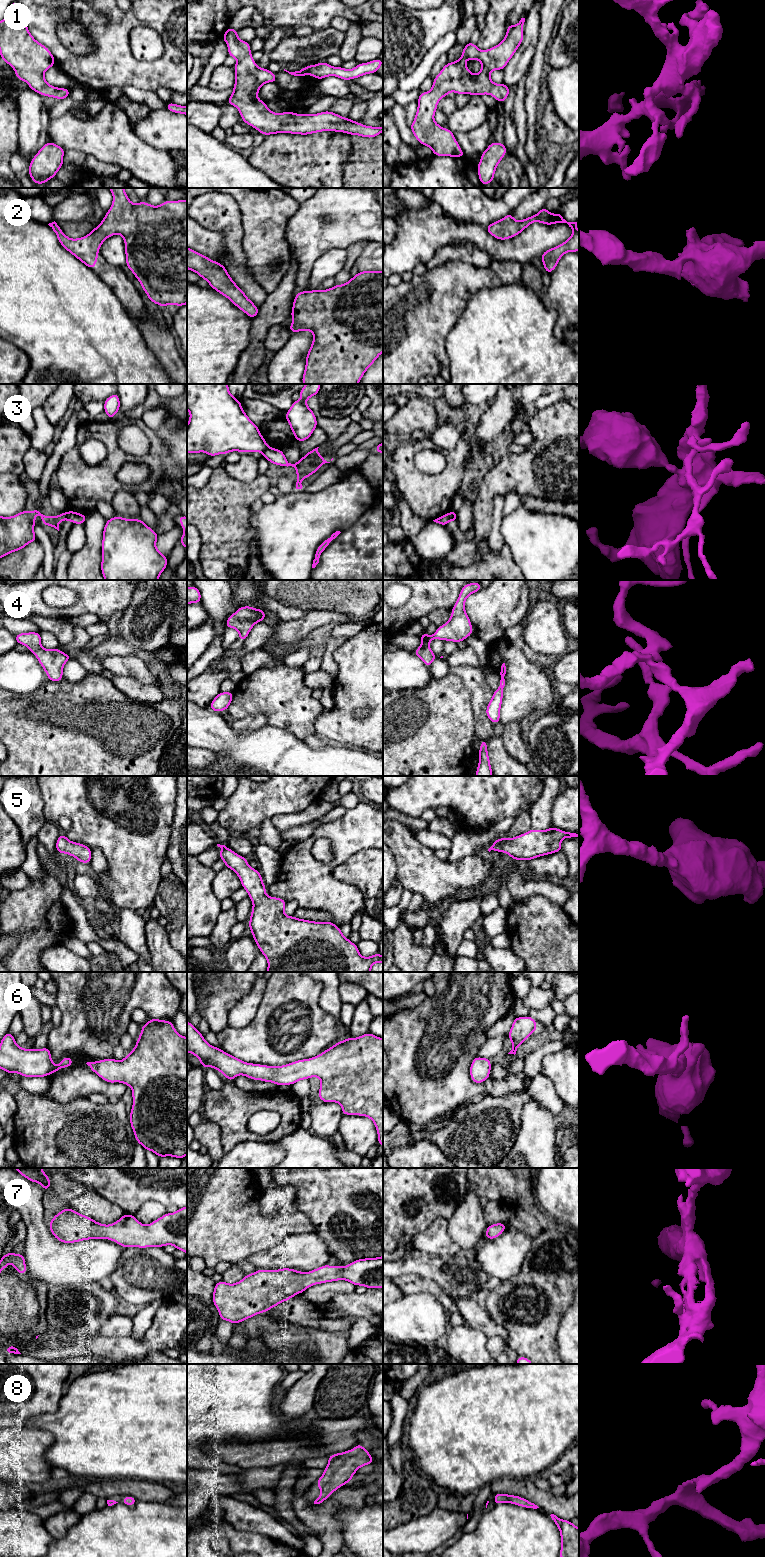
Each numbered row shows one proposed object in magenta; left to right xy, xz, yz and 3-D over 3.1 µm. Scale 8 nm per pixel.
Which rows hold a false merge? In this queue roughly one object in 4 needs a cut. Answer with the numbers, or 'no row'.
3

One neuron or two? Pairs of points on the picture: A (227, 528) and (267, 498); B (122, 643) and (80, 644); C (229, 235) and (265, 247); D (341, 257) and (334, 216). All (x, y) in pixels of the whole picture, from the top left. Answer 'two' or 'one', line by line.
A: two
B: two
C: two
D: two

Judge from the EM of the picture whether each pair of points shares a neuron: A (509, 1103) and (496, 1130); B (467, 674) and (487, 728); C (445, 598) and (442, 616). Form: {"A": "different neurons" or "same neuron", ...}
{"A": "same neuron", "B": "same neuron", "C": "different neurons"}

